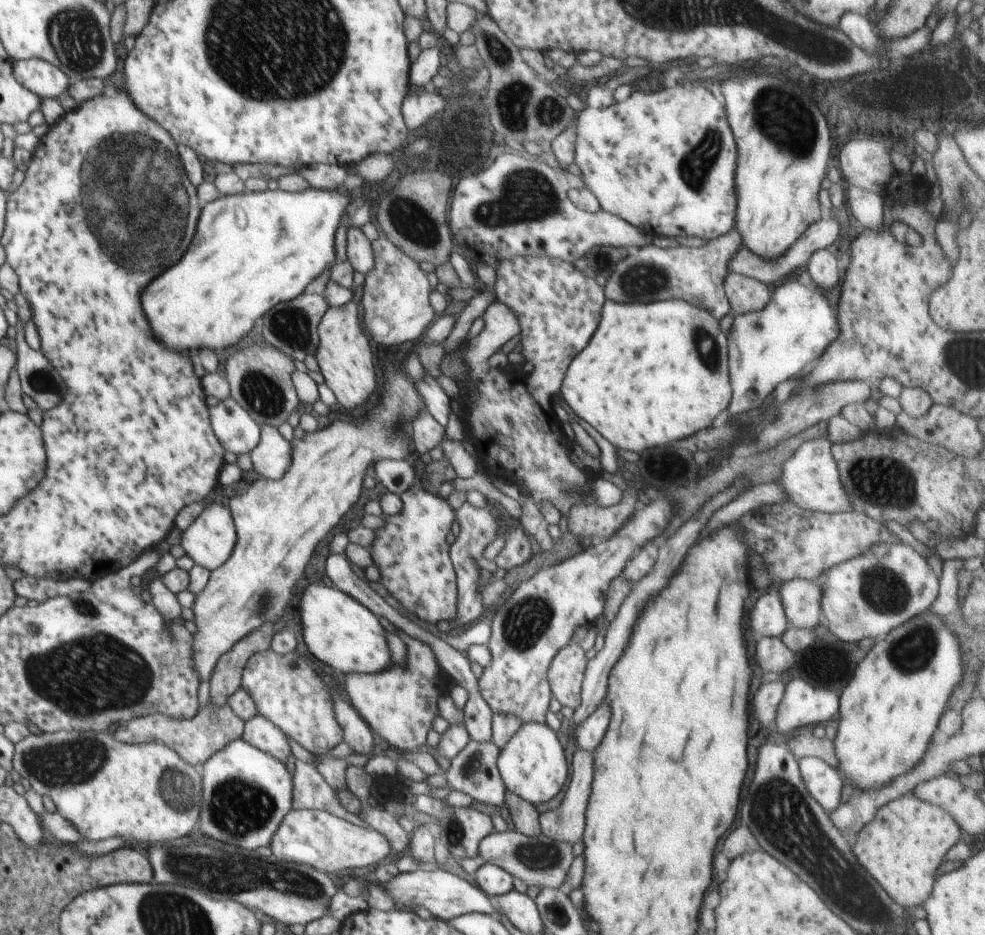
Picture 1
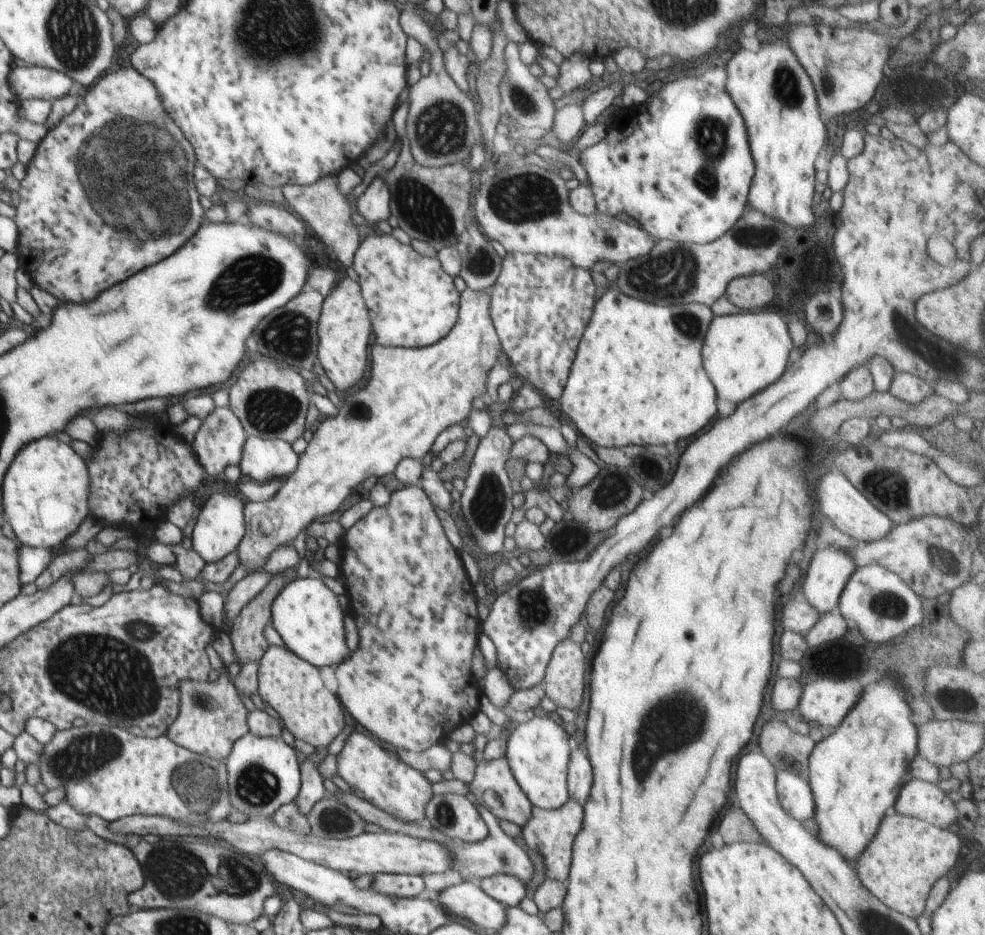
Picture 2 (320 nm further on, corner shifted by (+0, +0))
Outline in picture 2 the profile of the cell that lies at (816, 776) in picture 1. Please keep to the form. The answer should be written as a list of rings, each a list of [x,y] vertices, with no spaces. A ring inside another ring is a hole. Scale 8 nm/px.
[[[788,770],[777,771],[776,784],[784,811],[802,822],[813,817],[815,798],[806,776],[796,776]]]

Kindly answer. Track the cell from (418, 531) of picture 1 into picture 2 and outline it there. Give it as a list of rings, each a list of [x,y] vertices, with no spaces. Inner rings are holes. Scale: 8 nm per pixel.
[[[409,485],[406,488],[391,493],[389,503],[383,507],[372,507],[359,521],[356,521],[346,532],[339,544],[341,552],[340,572],[341,579],[346,588],[348,606],[352,613],[356,626],[359,629],[359,645],[354,652],[349,654],[336,668],[335,676],[338,680],[337,697],[354,720],[364,726],[372,736],[376,736],[382,742],[388,742],[397,749],[406,749],[415,753],[422,752],[438,743],[442,738],[462,723],[468,723],[480,710],[479,697],[481,695],[477,679],[472,674],[472,654],[477,646],[480,635],[481,621],[478,619],[474,584],[470,582],[465,571],[465,566],[460,558],[458,550],[454,548],[447,534],[444,533],[442,524],[434,512],[434,504],[420,486]]]

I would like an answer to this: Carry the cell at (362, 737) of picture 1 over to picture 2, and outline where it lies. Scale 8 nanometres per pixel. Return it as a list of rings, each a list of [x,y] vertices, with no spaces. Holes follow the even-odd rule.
[[[351,731],[342,750],[337,754],[337,774],[349,784],[352,793],[390,816],[405,823],[426,822],[425,808],[434,795],[432,784],[424,777],[422,771],[388,754],[368,734]]]

